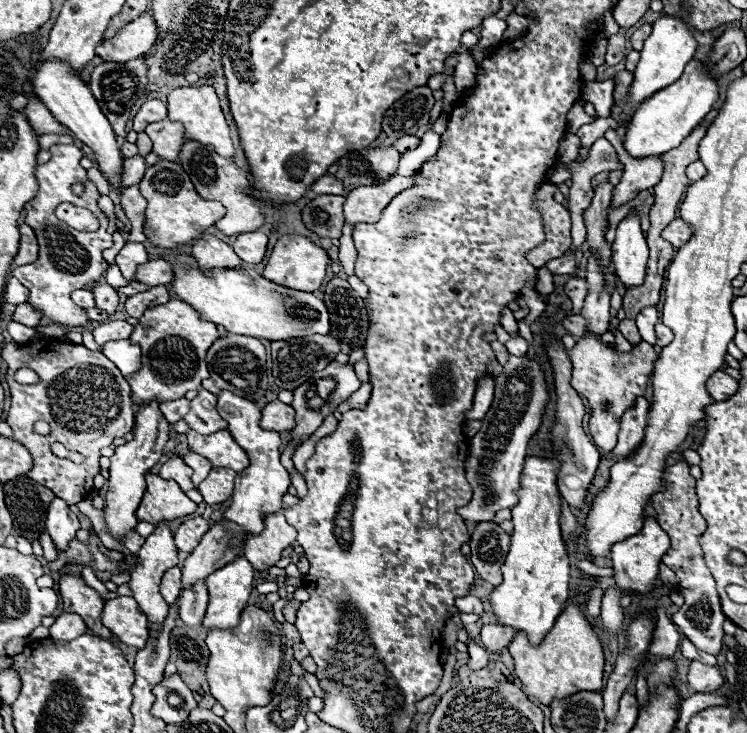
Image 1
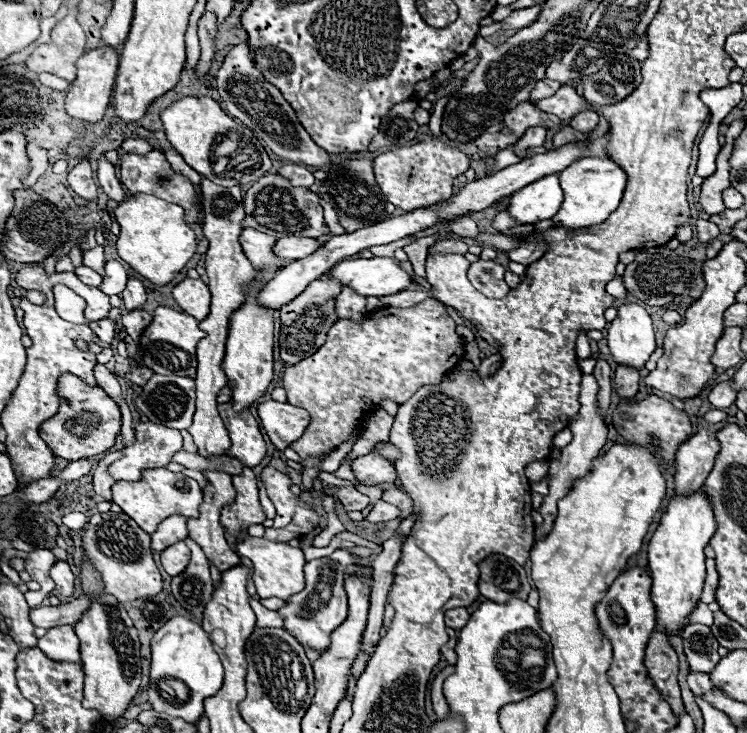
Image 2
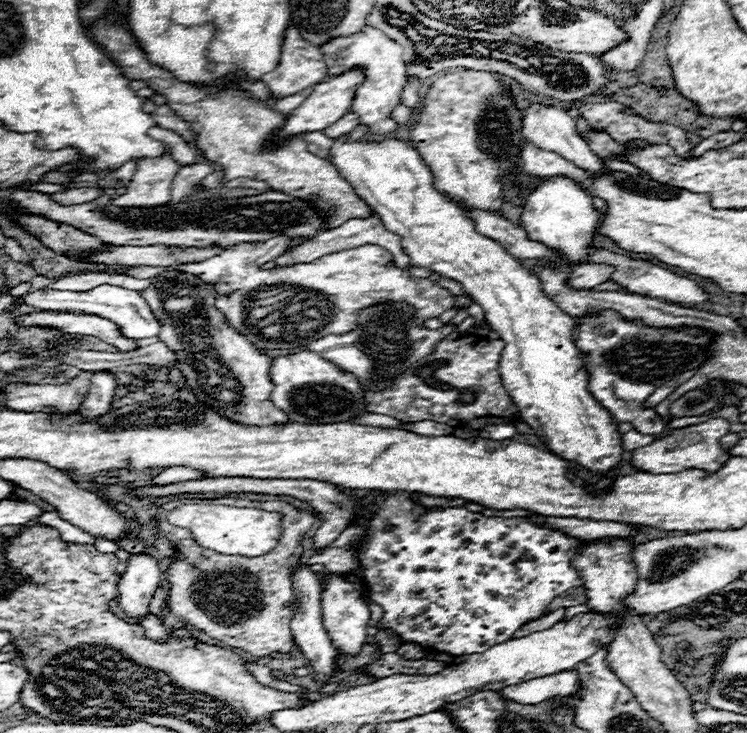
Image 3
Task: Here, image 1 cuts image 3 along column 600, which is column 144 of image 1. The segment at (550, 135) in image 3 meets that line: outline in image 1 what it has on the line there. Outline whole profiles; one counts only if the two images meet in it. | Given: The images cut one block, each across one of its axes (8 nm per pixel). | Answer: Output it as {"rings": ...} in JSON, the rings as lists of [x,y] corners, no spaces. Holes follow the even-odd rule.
{"rings":[[[134,156],[134,158],[126,158],[124,160],[124,172],[122,172],[122,184],[124,186],[134,186],[142,180],[146,172],[146,162],[142,156]]]}

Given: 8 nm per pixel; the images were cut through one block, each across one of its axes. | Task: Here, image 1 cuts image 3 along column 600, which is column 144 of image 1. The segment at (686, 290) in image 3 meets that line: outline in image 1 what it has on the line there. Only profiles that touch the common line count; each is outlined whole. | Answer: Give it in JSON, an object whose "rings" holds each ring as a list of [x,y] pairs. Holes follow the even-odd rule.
{"rings":[[[126,242],[126,246],[116,256],[116,264],[122,270],[122,276],[130,282],[136,276],[138,264],[146,264],[146,262],[148,262],[148,254],[140,242]]]}

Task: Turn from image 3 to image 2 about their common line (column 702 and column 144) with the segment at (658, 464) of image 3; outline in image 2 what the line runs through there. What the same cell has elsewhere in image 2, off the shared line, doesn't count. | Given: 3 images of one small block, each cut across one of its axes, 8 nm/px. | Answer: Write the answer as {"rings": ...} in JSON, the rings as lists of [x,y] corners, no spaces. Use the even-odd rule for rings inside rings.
{"rings":[[[140,422],[135,427],[134,442],[124,446],[122,458],[108,468],[116,480],[136,482],[144,470],[166,466],[180,448],[182,436],[178,430],[164,428],[164,424]]]}

